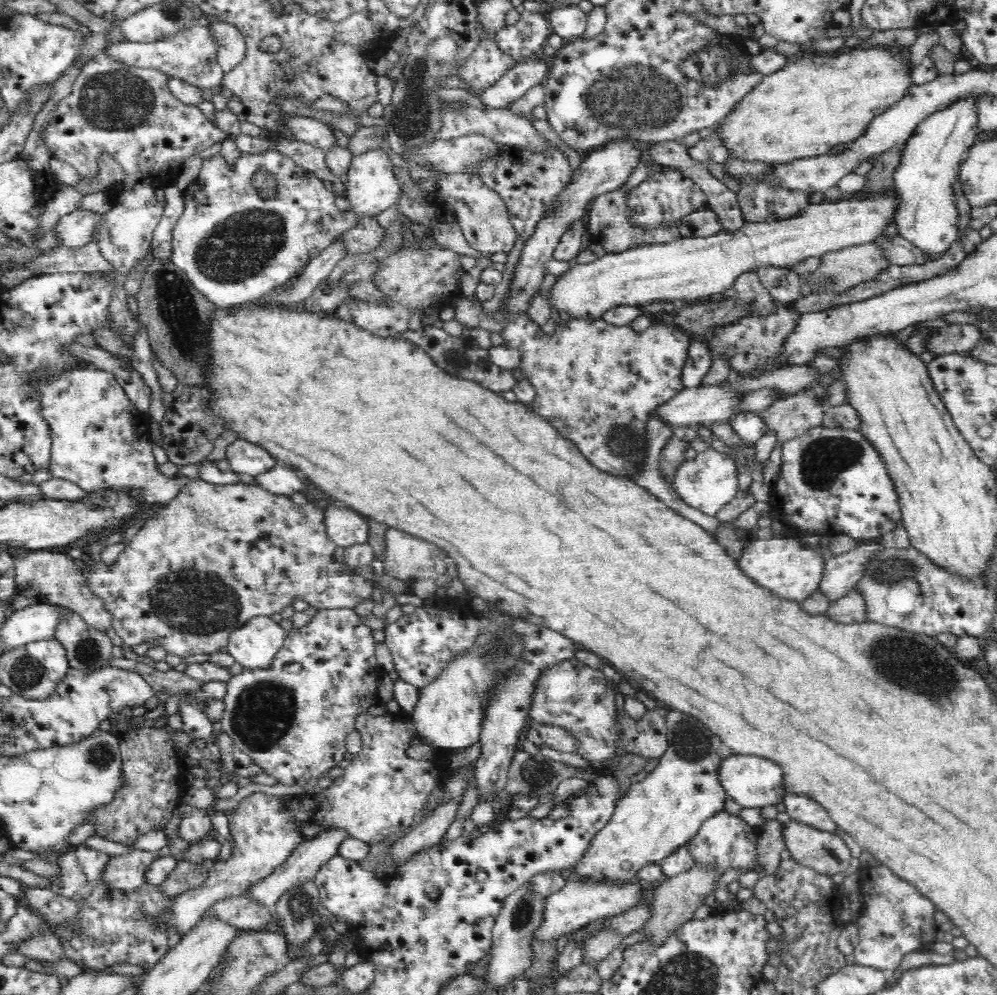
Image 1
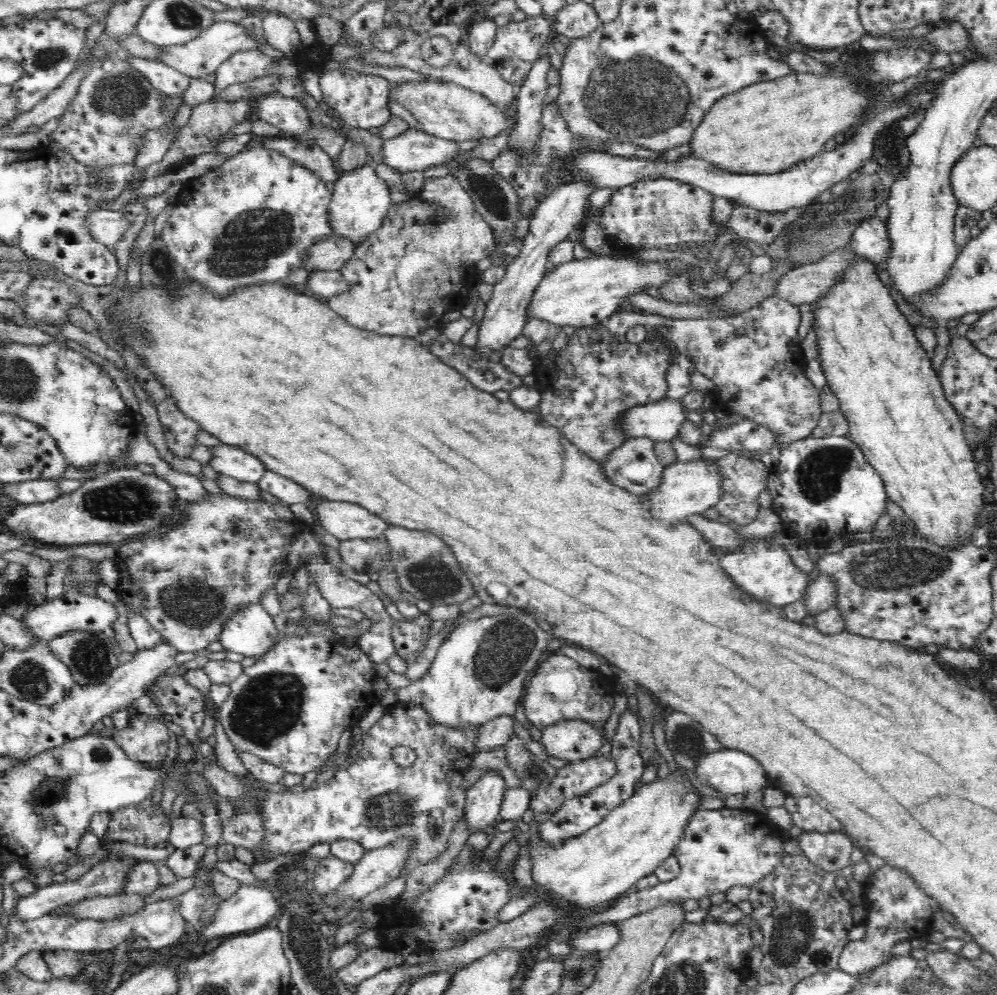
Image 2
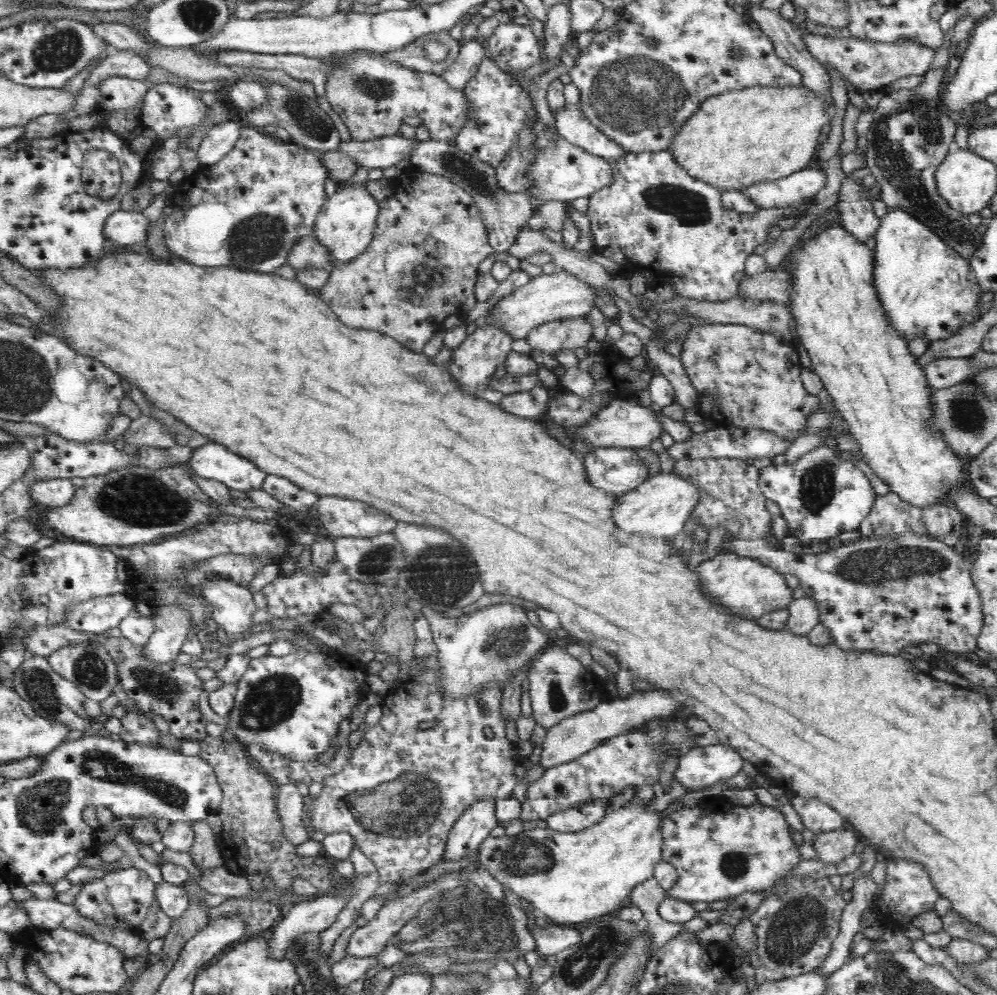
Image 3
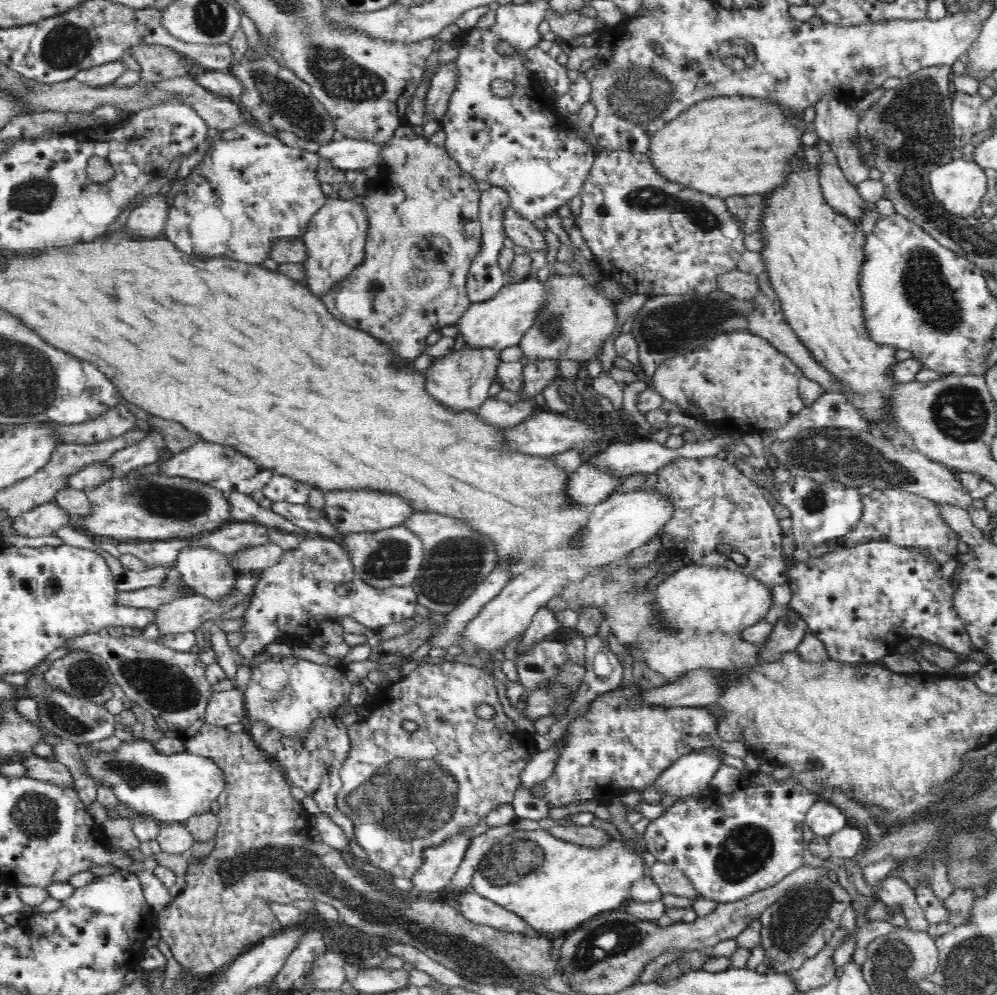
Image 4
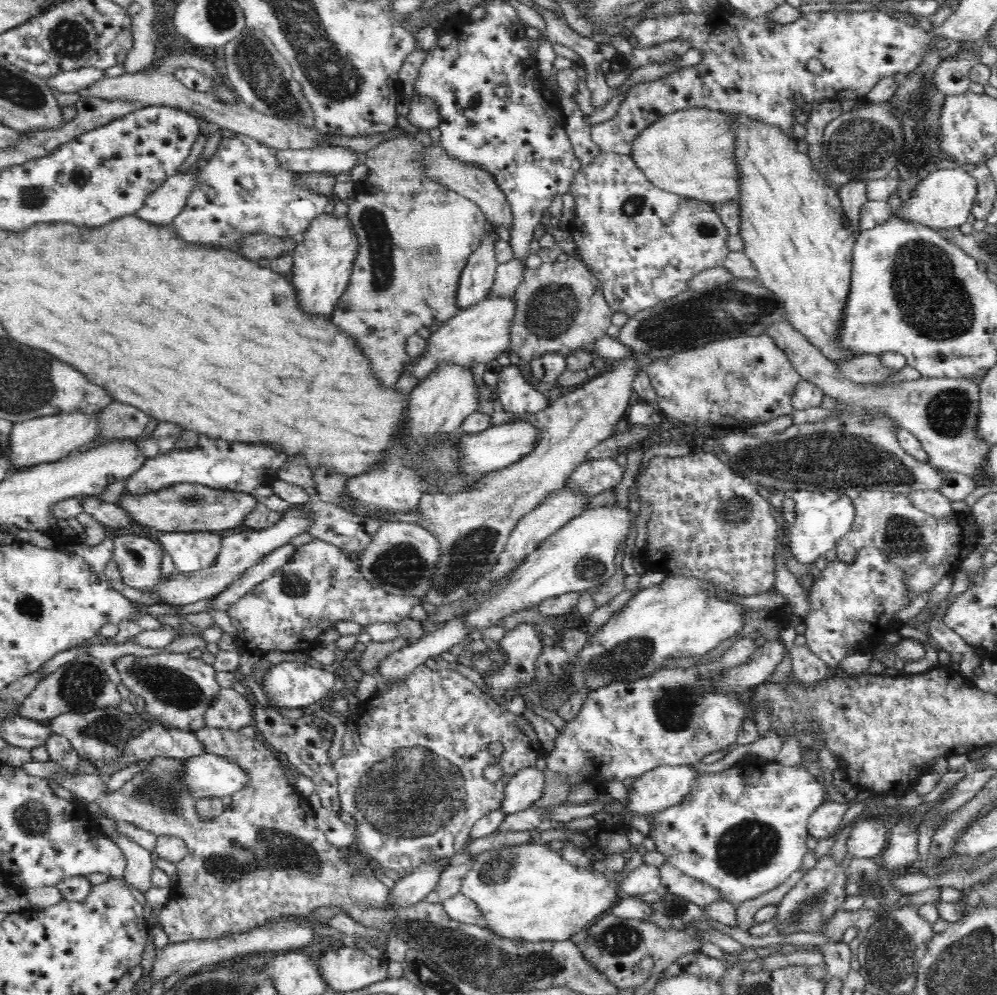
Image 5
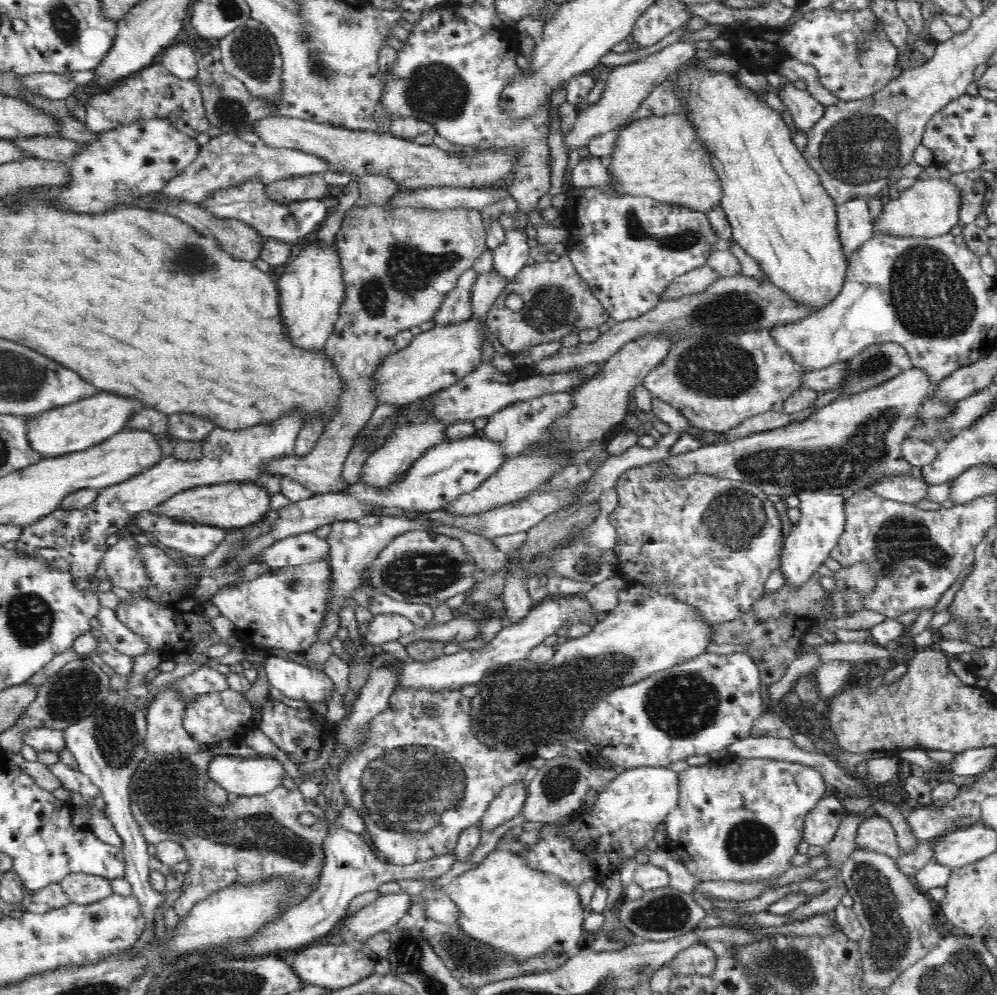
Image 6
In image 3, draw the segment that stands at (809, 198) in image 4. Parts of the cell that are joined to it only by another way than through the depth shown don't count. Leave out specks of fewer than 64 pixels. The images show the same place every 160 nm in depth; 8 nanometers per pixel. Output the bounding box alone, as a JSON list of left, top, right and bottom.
[786,226,969,508]

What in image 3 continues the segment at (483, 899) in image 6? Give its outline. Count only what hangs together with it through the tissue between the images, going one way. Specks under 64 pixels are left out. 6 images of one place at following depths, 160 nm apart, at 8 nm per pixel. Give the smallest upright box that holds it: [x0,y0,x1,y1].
[479,797,667,924]

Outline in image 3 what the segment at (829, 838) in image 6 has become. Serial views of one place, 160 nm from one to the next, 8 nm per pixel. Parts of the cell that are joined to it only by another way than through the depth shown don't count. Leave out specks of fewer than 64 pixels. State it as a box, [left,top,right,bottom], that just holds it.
[790,795,846,834]

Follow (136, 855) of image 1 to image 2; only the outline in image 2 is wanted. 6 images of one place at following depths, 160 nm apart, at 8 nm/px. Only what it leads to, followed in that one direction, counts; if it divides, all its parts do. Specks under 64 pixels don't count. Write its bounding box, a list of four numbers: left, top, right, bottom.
[16,858,135,920]

